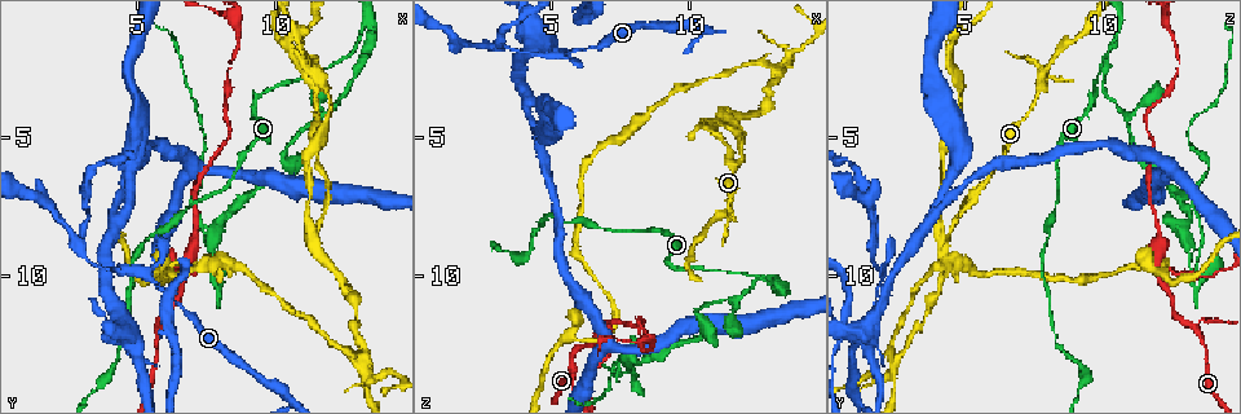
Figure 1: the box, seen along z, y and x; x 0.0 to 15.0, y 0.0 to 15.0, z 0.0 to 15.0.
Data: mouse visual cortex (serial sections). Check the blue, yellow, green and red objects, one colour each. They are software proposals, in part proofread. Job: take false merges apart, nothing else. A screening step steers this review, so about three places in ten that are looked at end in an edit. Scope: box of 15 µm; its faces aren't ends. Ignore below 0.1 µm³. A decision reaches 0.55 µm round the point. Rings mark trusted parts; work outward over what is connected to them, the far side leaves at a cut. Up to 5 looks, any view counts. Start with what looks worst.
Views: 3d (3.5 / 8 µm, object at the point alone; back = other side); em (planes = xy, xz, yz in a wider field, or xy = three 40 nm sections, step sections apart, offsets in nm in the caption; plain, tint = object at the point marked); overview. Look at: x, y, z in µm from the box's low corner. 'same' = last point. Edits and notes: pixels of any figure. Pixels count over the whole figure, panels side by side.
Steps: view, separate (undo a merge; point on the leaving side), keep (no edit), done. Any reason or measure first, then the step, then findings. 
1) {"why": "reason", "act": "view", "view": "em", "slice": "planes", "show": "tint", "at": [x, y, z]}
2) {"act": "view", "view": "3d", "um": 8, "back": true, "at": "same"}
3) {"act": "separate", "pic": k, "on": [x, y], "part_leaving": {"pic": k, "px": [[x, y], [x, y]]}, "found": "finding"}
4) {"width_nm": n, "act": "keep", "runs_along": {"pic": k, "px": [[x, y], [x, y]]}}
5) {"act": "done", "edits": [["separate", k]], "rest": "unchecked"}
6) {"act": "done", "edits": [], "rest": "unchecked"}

{"why": "branch point", "act": "view", "view": "3d", "um": 3.5, "at": [11.5, 8.9, 4.2]}

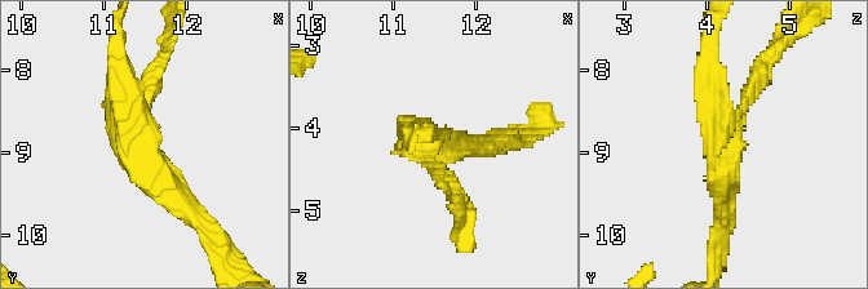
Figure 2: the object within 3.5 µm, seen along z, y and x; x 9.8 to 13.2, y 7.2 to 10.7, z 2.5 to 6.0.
{"why": "need the tissue", "act": "view", "view": "em", "slice": "xy", "step": 2, "show": "tint", "at": [11.45, 8.75, 4.20]}

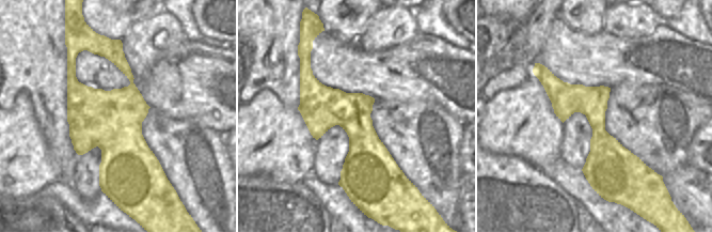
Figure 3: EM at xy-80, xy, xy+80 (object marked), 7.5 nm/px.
{"why": "cut it another way", "act": "view", "view": "em", "slice": "xy", "step": 5, "show": "tint", "at": "same"}

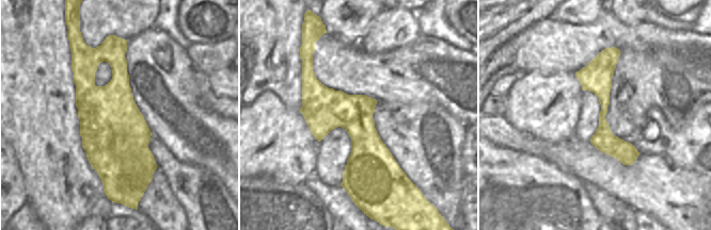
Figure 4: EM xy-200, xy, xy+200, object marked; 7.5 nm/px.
{"arms": 3, "act": "keep", "runs_along": {"pic": 4, "px": [[310, 65], [310, 83], [359, 132], [350, 185]]}, "found": "one cell here"}

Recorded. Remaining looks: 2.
{"why": "a fork", "act": "view", "view": "3d", "um": 8, "back": true, "at": [5.5, 10.0, 2.1]}

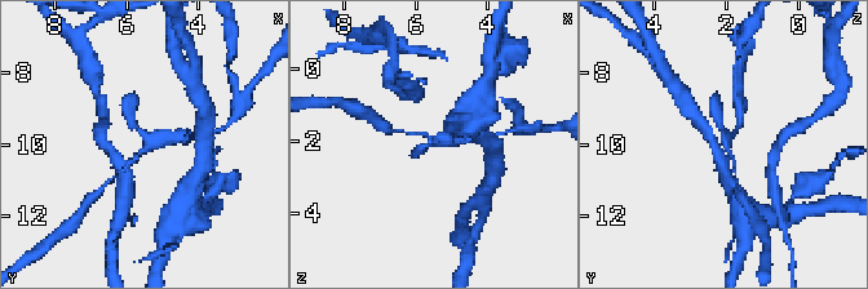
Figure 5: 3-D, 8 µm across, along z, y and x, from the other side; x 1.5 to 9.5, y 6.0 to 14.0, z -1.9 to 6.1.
{"act": "view", "view": "em", "slice": "xy", "step": 3, "show": "tint", "at": [5.4, 10.1, 2.0]}

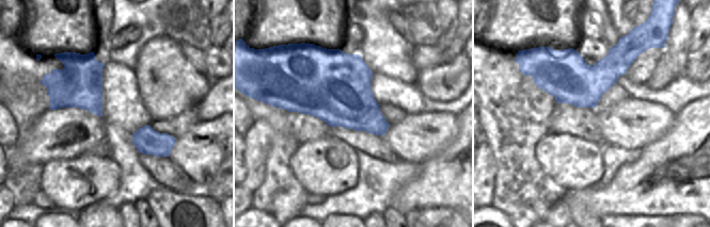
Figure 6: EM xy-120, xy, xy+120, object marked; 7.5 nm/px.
{"act": "keep", "runs_along": {"pic": 5, "px": [[120, 172], [160, 137], [182, 139]]}, "found": "one cell here"}

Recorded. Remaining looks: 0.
{"act": "done", "edits": [], "rest": "unchecked"}

